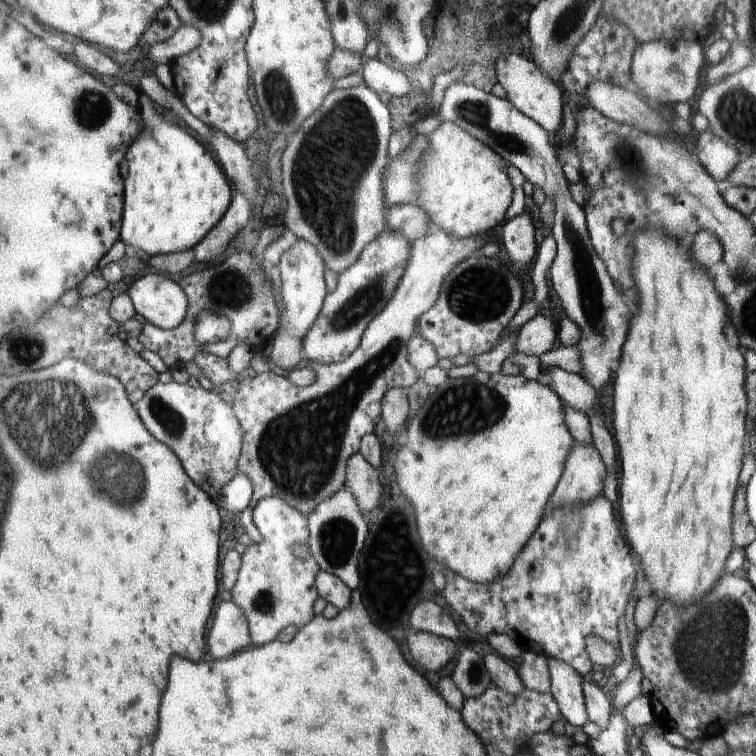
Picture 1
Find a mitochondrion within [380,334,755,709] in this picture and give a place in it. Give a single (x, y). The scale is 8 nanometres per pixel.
(709, 647)

